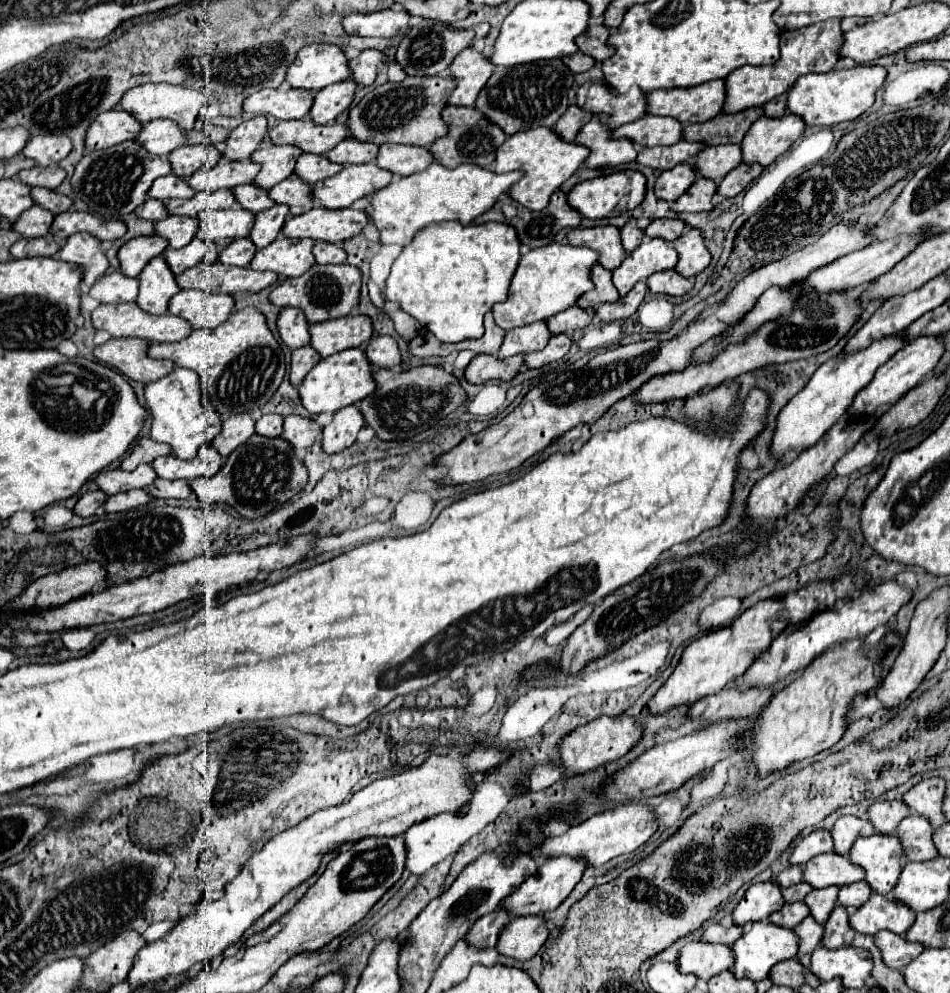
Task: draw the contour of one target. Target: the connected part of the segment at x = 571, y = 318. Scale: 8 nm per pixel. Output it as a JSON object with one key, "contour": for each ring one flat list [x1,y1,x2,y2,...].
{"contour":[[574,305,564,313,550,317,546,325,552,335,558,335,558,333,572,333,576,329,584,329,586,325,592,323,592,319,594,319,594,309,580,309]]}

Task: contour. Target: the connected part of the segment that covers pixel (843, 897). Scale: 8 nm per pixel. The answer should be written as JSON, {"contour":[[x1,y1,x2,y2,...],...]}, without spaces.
{"contour":[[856,881,856,883,840,887,840,891,838,891,838,903,844,905,846,909,848,907,858,909,860,905,864,905,868,901,870,893,872,891,870,891,870,887,868,887,866,881]]}

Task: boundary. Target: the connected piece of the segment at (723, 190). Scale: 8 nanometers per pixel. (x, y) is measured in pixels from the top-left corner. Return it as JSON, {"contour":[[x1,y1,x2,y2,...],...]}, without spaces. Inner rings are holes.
{"contour":[[740,163,736,169,732,169,716,187,716,193,722,195,724,199,732,199,738,193,742,193,746,189,746,185,756,179,764,169,760,165,746,165]]}

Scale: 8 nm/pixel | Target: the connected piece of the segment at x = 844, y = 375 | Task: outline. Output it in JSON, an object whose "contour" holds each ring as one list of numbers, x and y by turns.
{"contour":[[904,331,882,337,880,341,872,341,866,349,860,349,856,353,846,353,846,355,842,353,838,357,832,357,830,361,820,365,812,375,810,383,780,411,772,453,780,457,800,447,812,447,848,411,848,407,856,397,856,391,864,389,872,381,876,369,884,365,892,355,896,355,908,343,908,341,900,341,900,337,904,337]]}

